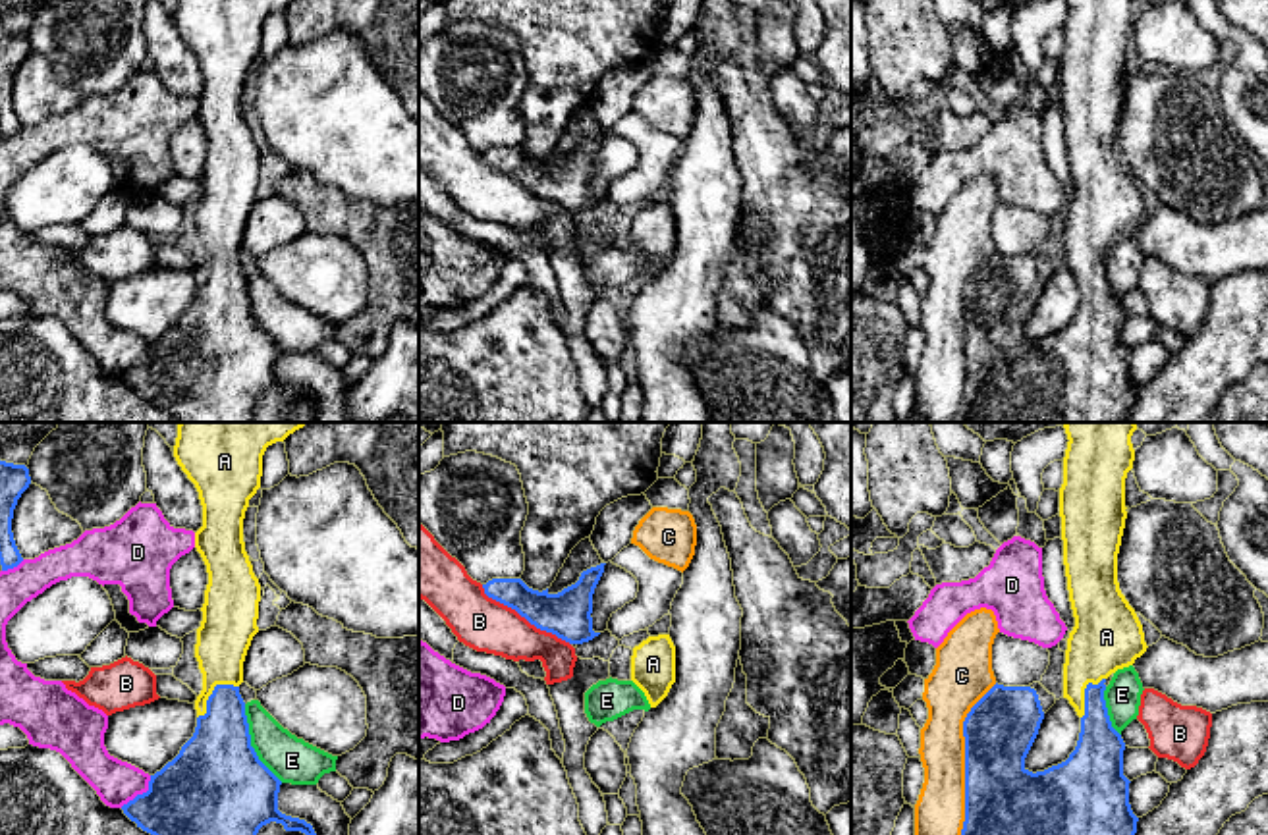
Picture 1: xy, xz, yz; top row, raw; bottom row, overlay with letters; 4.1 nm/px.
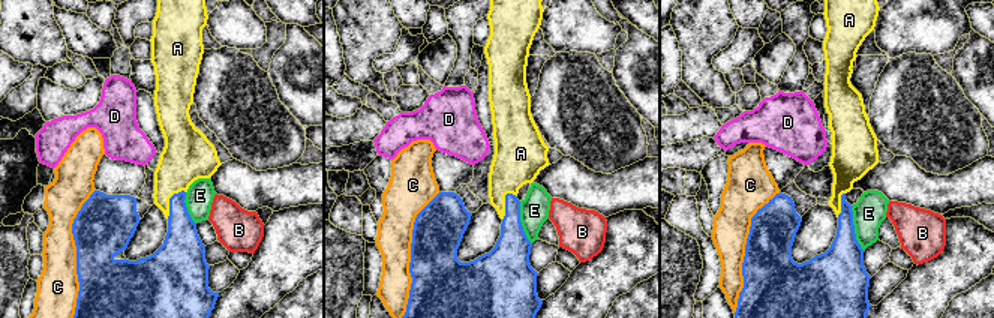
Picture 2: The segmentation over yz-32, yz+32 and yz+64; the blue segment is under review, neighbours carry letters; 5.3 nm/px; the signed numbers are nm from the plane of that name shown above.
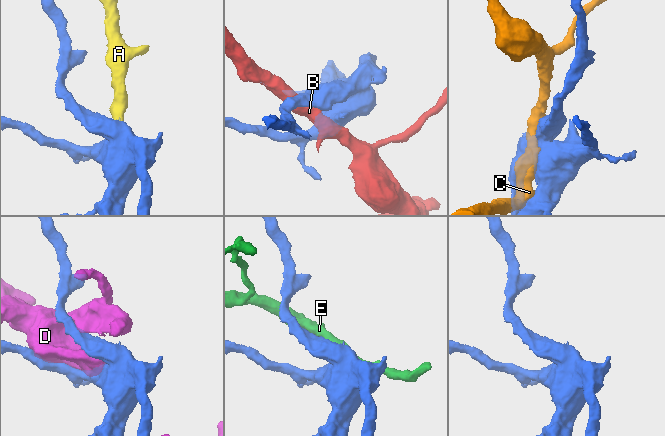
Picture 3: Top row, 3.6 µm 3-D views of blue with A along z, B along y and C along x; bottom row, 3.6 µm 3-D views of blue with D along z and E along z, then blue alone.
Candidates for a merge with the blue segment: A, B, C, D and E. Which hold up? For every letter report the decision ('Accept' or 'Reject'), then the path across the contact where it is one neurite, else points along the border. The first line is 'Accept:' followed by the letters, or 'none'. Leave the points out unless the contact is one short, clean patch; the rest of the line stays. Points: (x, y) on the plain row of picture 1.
Accept: A
A: Accept. Path across: xy (219, 321), (213, 261), (220, 249), (224, 203)
B: Reject
C: Reject
D: Reject
E: Reject

